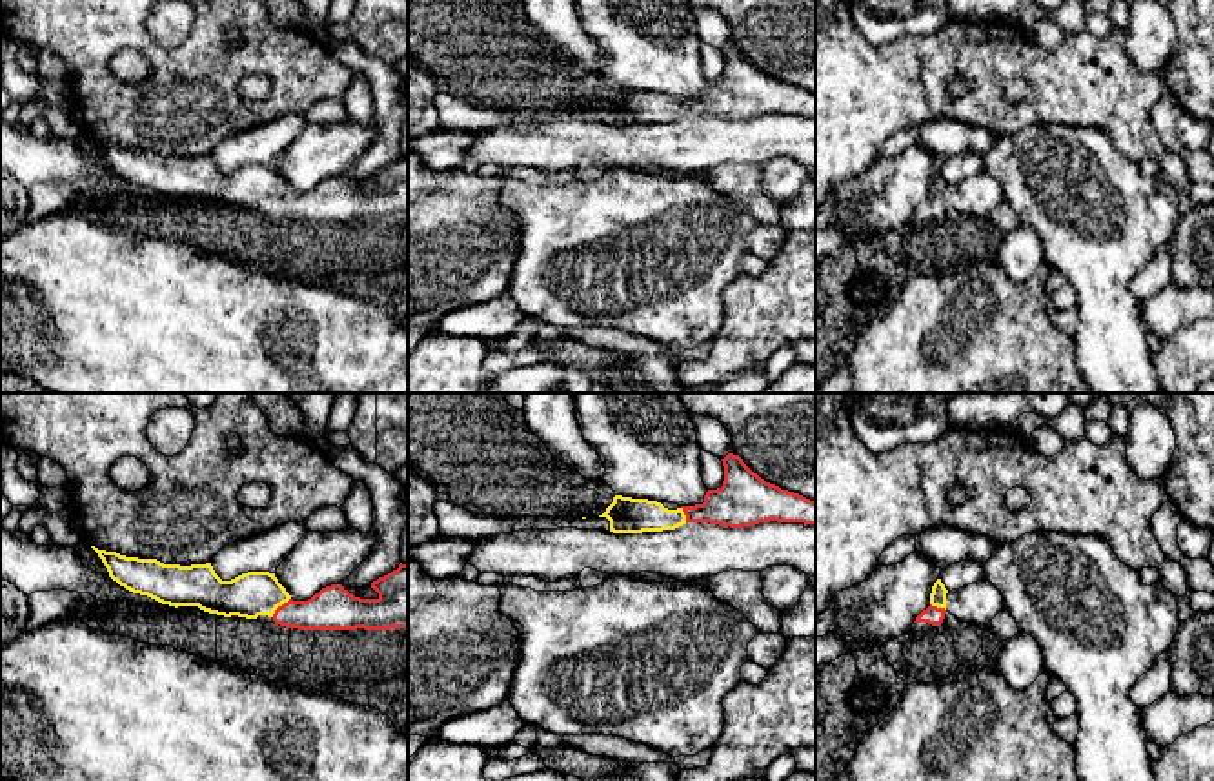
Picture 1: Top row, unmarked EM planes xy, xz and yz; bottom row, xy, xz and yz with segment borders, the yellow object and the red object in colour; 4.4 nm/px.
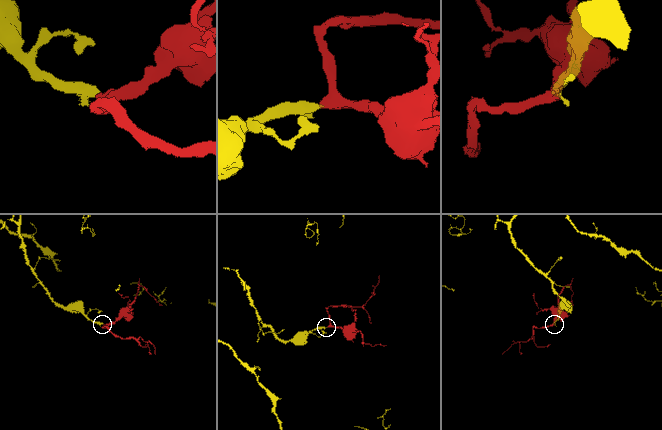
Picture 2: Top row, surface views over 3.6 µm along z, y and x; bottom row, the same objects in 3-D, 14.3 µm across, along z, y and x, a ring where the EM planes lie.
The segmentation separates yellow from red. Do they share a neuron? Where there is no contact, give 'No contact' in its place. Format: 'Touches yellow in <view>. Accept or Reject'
Touches yellow in xy. Accept

